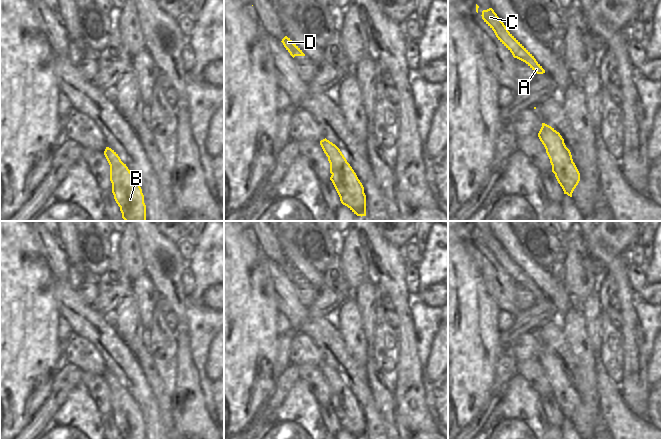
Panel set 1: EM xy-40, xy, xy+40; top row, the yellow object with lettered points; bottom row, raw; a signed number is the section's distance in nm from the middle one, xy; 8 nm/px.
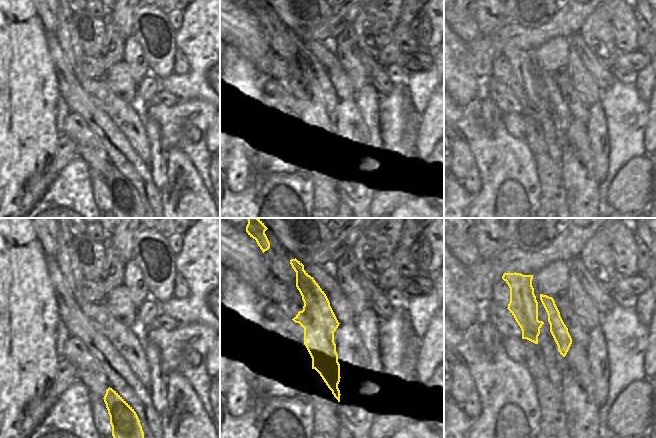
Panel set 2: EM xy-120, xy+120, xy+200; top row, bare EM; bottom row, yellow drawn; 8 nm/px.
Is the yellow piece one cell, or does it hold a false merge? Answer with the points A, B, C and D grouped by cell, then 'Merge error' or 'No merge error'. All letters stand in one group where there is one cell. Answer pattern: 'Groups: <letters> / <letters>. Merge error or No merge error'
Groups: A C D / B. Merge error

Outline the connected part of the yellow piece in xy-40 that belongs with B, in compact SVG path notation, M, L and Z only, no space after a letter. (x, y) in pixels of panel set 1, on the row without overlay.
M119 386L110 396L112 417L122 439L146 439L142 413L126 388Z

